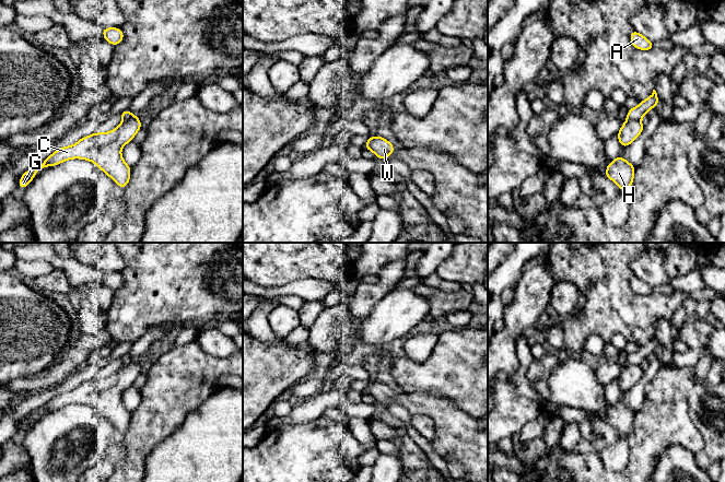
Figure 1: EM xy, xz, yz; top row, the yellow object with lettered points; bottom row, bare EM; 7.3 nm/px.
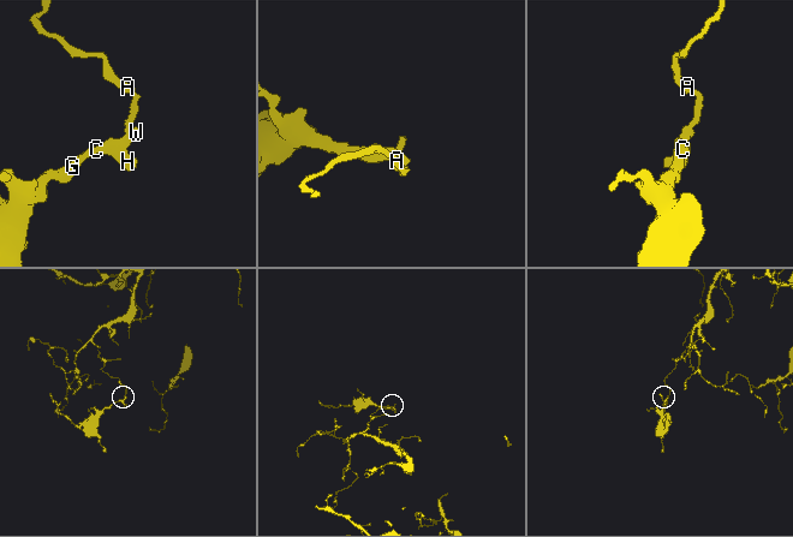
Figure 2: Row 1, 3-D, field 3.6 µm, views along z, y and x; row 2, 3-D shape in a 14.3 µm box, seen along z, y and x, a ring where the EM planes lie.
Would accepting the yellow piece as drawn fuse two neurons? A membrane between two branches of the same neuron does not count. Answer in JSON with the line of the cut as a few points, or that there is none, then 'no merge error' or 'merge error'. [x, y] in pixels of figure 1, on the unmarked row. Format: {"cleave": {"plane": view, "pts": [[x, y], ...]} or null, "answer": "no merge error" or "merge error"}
{"cleave": {"plane": "yz", "pts": [[627, 364], [639, 365]]}, "answer": "merge error"}

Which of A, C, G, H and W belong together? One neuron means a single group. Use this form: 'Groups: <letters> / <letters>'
Groups: A / C G H W

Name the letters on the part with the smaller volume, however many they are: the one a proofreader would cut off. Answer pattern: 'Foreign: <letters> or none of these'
Foreign: C, G, H, W

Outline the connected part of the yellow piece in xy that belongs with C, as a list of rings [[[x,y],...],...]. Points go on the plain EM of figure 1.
[[[132,360],[112,376],[106,378],[94,377],[91,380],[80,384],[71,391],[60,392],[39,411],[25,416],[19,425],[19,433],[23,434],[27,432],[36,418],[44,412],[58,410],[71,403],[83,403],[93,407],[116,430],[125,434],[130,424],[131,412],[124,407],[120,395],[124,390],[132,386],[140,374],[141,365]]]

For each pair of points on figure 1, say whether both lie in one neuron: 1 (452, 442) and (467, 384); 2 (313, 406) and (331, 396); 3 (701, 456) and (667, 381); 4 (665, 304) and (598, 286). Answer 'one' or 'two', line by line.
1: two
2: one
3: one
4: one

